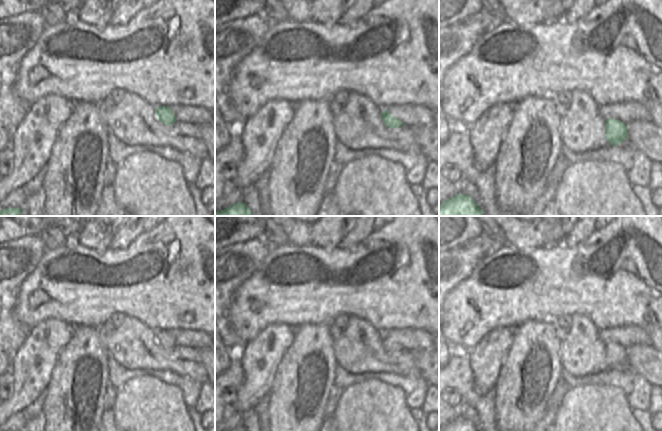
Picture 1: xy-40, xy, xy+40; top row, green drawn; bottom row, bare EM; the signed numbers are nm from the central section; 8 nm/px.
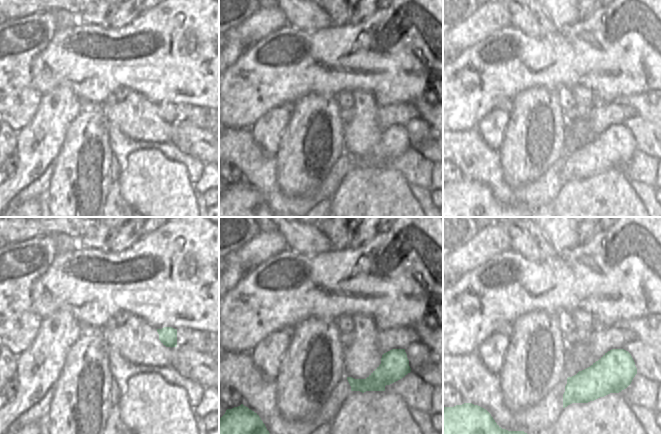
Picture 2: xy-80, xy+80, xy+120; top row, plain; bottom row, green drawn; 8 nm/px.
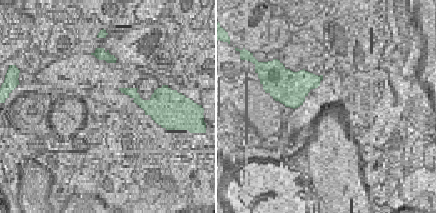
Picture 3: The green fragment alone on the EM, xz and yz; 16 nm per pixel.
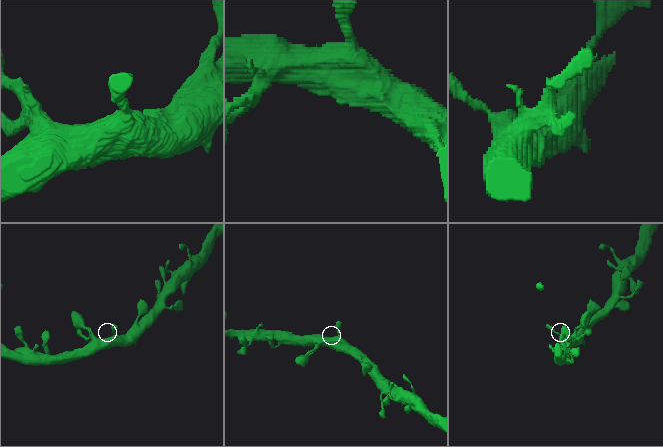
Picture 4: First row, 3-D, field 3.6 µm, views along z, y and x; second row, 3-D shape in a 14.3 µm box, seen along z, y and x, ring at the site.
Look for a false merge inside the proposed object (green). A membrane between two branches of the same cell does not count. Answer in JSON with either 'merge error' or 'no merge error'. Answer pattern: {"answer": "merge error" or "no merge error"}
{"answer": "no merge error"}

